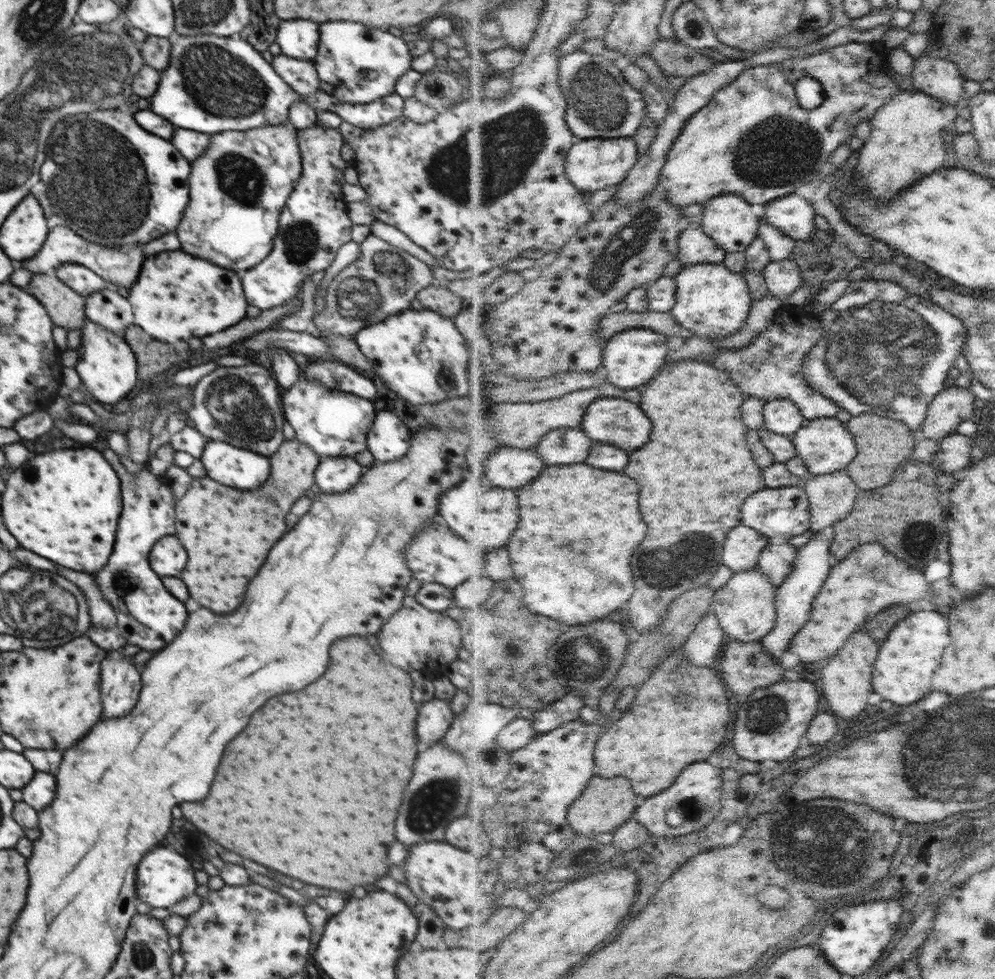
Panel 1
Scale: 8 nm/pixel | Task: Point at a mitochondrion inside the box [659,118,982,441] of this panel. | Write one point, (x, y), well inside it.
(878, 351)

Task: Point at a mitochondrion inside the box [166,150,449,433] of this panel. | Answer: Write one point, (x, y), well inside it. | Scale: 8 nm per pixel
(360, 296)

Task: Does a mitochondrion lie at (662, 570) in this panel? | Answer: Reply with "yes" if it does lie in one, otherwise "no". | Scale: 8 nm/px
yes

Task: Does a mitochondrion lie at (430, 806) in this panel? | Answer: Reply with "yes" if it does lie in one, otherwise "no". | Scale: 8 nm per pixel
yes

